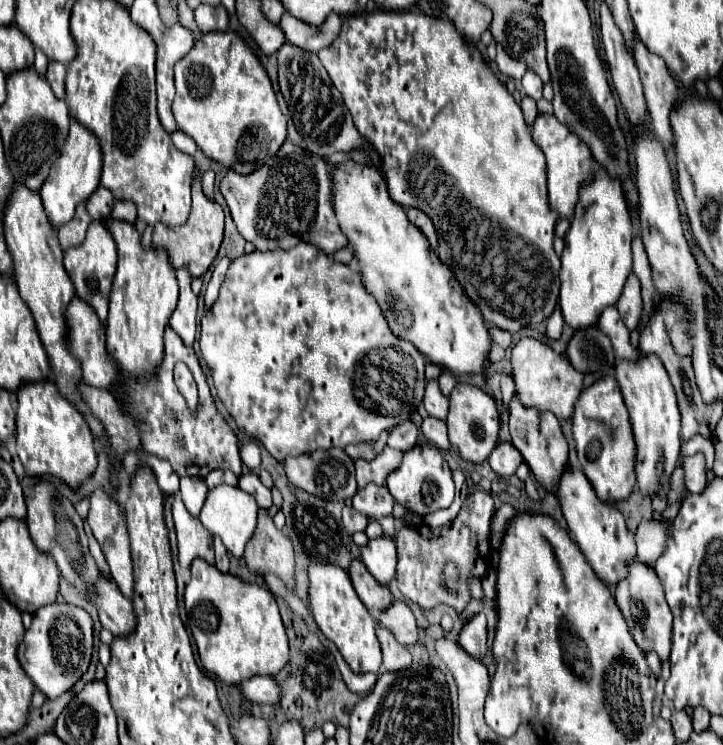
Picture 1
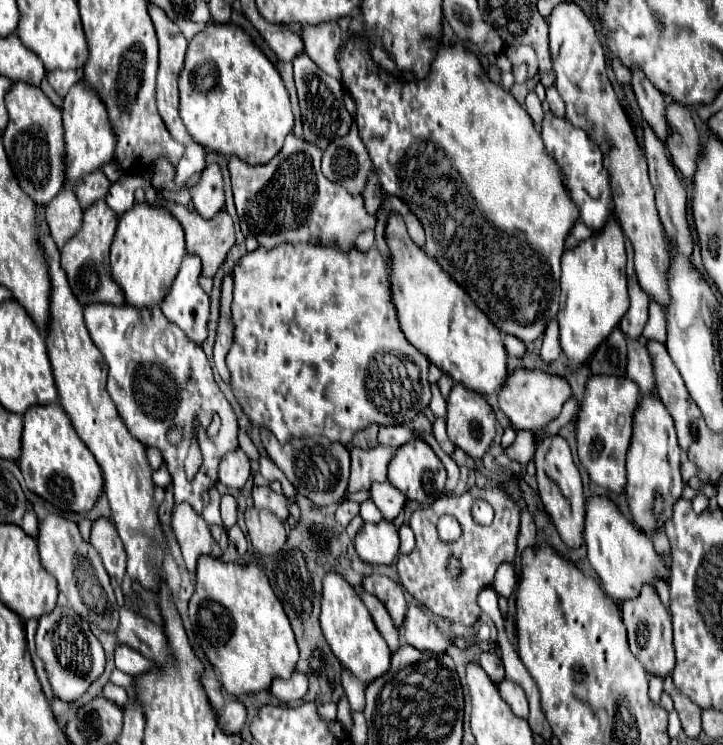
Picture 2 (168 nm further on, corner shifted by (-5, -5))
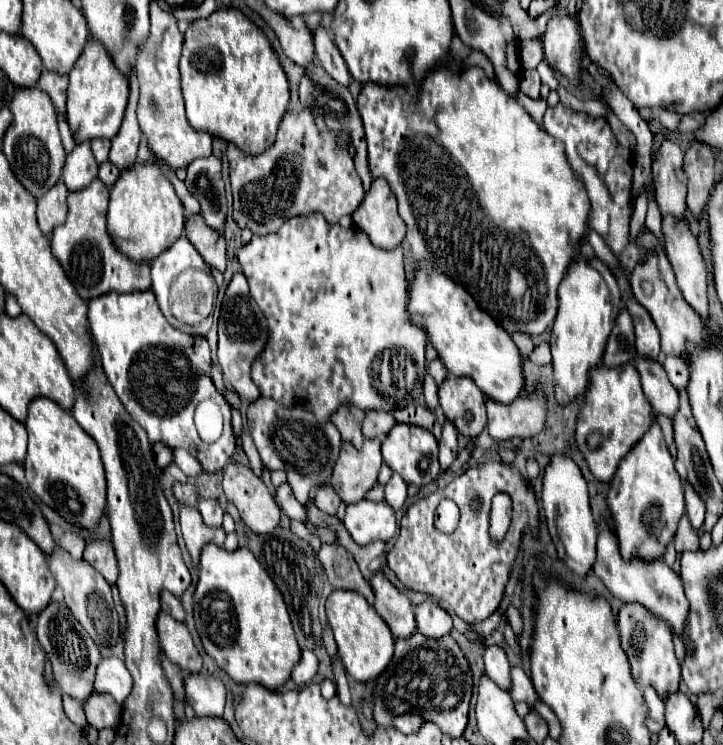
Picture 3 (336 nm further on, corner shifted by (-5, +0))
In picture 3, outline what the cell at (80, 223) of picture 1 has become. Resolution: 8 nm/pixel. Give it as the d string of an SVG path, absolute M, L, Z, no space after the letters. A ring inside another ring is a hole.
M62 180L38 200L38 226L48 238L58 224L66 222L66 200L68 188L62 184Z

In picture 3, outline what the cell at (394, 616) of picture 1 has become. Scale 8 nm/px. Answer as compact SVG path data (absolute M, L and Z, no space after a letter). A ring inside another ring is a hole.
M426 600L424 604L414 606L414 614L416 614L416 630L428 638L438 640L450 634L452 630L450 614L432 600Z

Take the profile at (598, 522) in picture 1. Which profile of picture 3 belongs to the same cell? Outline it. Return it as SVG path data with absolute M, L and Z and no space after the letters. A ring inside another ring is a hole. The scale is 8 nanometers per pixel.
M606 520L598 522L598 548L594 572L618 600L640 602L658 618L668 622L680 636L684 636L688 600L684 596L680 576L664 560L652 560L650 564L646 564L646 560L622 560L622 554L618 552L618 536L614 536L614 530Z

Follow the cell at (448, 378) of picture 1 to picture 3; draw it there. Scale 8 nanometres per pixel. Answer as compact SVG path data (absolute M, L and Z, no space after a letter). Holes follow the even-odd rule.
M434 360L434 362L428 364L428 374L436 380L436 384L442 384L448 376L448 370L444 368L444 364L440 360Z

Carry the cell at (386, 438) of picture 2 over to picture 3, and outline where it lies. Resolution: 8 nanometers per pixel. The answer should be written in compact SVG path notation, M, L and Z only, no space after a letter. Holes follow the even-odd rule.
M366 412L366 418L362 422L362 432L366 438L380 438L384 440L390 432L390 428L394 428L396 420L392 414L386 412Z

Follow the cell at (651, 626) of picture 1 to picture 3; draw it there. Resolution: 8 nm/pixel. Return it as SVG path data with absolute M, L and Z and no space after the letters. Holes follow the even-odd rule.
M622 604L618 612L618 628L622 636L622 648L632 664L636 682L640 686L654 686L662 698L668 692L676 692L680 682L680 664L674 652L670 626L664 620L658 620L652 612L646 612L646 608L640 604Z

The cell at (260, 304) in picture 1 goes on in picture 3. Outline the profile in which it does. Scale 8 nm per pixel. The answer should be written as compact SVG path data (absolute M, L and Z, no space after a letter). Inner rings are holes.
M308 214L308 216L296 216L290 218L282 228L274 234L264 234L264 236L252 236L252 240L240 248L238 260L242 266L242 272L250 284L250 296L258 304L260 312L268 320L268 342L260 356L252 364L252 380L260 388L260 394L272 400L278 400L284 406L302 406L308 412L312 412L320 422L330 422L332 414L342 408L342 406L356 406L364 412L368 410L384 410L384 412L394 412L410 402L416 402L422 396L422 386L424 386L424 376L426 376L426 362L424 362L424 348L426 348L426 334L420 326L412 324L406 312L408 304L408 280L404 274L404 256L402 248L396 250L382 250L368 240L366 232L362 228L344 230L338 224L328 224L322 214Z

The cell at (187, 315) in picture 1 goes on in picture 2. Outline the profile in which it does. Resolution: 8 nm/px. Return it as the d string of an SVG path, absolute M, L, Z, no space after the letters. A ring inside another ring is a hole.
M186 255L182 259L182 263L180 263L176 279L172 281L168 293L164 295L164 299L160 303L160 309L166 315L166 319L172 321L172 323L176 323L180 329L184 329L184 333L192 341L196 341L196 343L202 343L208 337L208 319L210 319L210 299L208 299L208 295L204 293L204 289L198 283L200 269L202 269L200 257Z

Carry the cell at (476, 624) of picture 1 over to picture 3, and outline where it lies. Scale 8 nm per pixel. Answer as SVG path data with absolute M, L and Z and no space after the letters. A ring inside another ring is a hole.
M488 646L484 650L484 664L486 674L504 690L510 690L510 664L506 660L506 654L500 646Z

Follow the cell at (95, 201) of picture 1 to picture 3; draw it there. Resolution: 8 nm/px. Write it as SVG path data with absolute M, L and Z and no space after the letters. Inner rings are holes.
M88 142L78 144L64 166L64 184L70 192L78 192L80 188L88 188L90 182L98 178L98 162L92 154Z

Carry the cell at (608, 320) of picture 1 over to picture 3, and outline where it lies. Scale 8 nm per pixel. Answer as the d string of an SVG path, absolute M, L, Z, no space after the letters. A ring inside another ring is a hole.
M636 356L634 366L642 378L642 388L652 410L672 418L678 410L678 390L670 384L664 366L656 360L646 360L646 356Z

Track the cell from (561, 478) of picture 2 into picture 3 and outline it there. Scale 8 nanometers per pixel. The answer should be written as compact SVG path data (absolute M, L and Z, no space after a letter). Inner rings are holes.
M554 454L548 462L544 470L542 504L546 512L546 524L556 544L558 556L568 564L572 572L586 574L596 560L596 522L588 504L586 480L568 454Z

